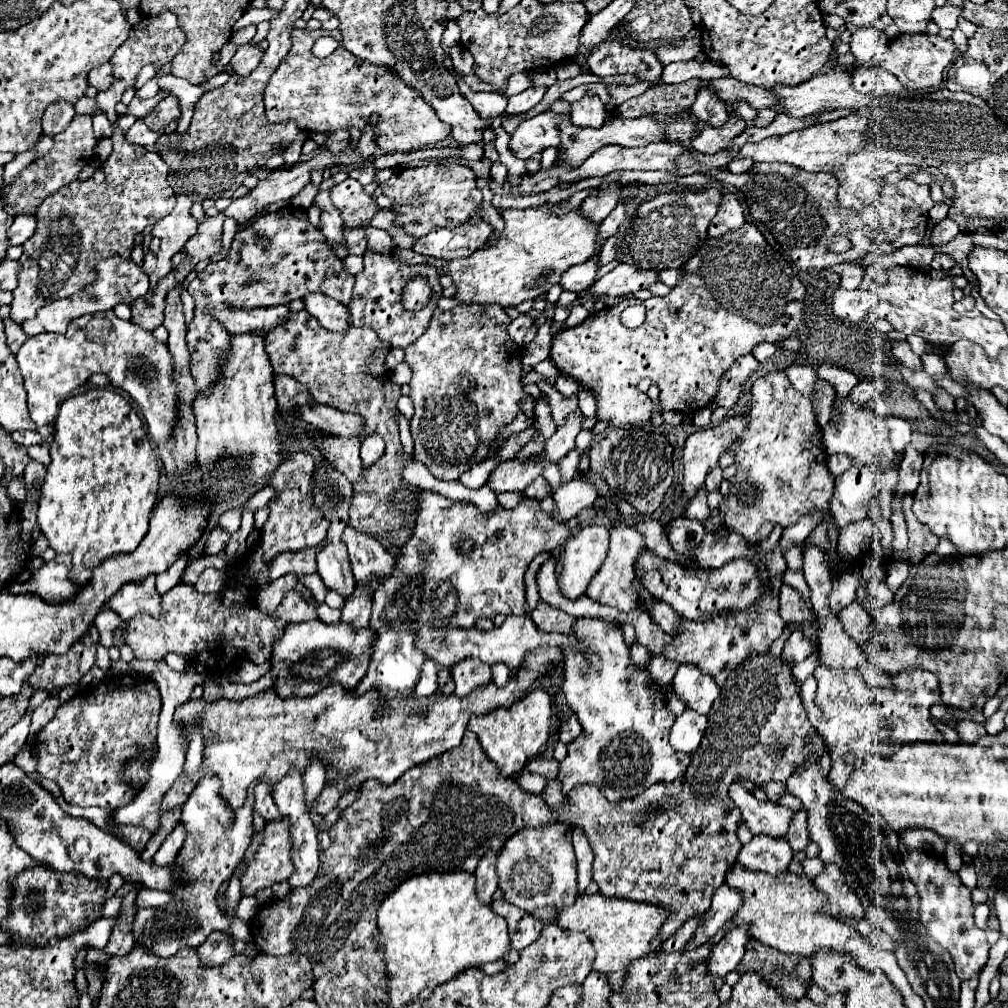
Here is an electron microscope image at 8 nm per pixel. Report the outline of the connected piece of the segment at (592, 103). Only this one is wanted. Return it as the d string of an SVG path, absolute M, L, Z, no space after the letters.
M583 97L571 103L571 121L577 127L599 129L605 123L605 105L599 101L599 97Z

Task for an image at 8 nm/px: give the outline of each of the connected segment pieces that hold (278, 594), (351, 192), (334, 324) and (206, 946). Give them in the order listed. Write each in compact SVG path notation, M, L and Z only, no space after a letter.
M285 575L285 577L279 577L277 581L271 581L267 587L261 587L257 591L257 609L269 617L273 617L277 613L277 607L281 605L285 593L289 593L297 583L297 577L295 575Z
M345 179L335 185L331 189L331 201L341 211L347 229L365 229L379 211L375 199L371 199L355 179Z
M311 293L309 297L303 299L305 301L305 309L307 313L311 313L313 317L319 319L319 323L329 329L329 331L347 331L351 329L351 313L345 305L341 305L339 301L325 297L321 293Z
M211 933L197 951L201 953L201 961L205 961L205 965L223 965L235 953L233 939L227 933Z

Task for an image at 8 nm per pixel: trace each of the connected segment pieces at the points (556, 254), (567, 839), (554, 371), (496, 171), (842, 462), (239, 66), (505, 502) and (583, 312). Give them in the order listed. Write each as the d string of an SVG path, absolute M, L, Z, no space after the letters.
M539 207L505 209L501 215L505 219L505 231L495 247L483 247L471 257L447 263L449 275L457 285L455 297L461 303L499 303L509 307L537 299L559 283L569 267L587 261L599 249L601 223L585 217L581 207L573 207L565 215L541 211Z
M561 823L523 827L503 843L497 855L497 875L503 897L527 913L547 905L573 905L577 899L577 861L571 845L571 827Z
M549 358L536 364L533 370L543 375L549 381L555 381L559 376L558 369L552 364Z
M500 161L493 162L490 175L494 182L503 184L506 181L507 173L507 168Z
M835 453L835 455L829 455L829 459L827 459L827 465L829 465L829 471L837 477L837 475L841 475L841 473L845 473L853 463L851 463L851 459L849 459L849 455L839 455L839 453Z
M245 43L237 49L237 53L231 59L231 65L235 67L235 73L239 75L249 75L263 59L265 51L261 49L259 43Z
M499 493L497 499L499 499L501 507L505 507L505 509L513 509L513 507L517 507L517 505L521 503L523 493Z
M575 303L575 305L569 309L569 317L567 317L567 321L565 321L565 327L575 327L575 325L581 325L587 317L589 317L589 311L587 311L583 305Z

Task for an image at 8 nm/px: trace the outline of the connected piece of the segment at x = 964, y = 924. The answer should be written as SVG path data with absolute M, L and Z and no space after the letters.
M917 853L917 859L905 859L905 867L909 871L909 877L913 885L919 891L919 897L923 899L923 915L919 915L921 925L927 929L927 933L945 949L951 953L955 971L961 979L973 977L977 971L981 971L989 957L989 943L985 939L985 931L979 929L973 921L973 905L971 905L971 893L961 885L961 879L957 873L949 871L945 863L935 859L931 853Z

